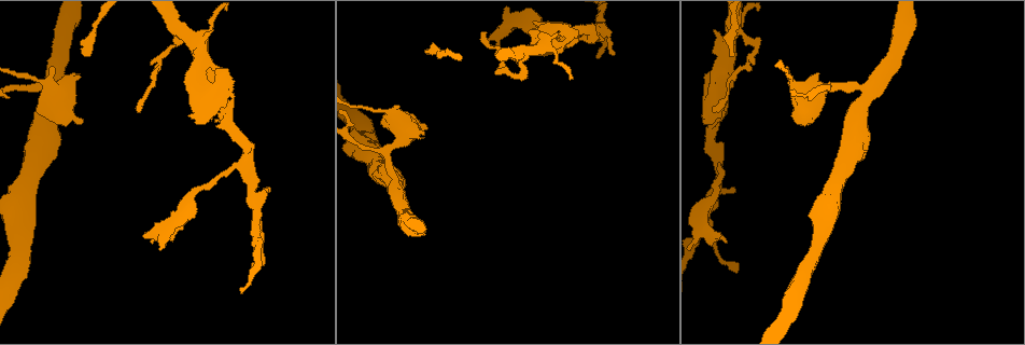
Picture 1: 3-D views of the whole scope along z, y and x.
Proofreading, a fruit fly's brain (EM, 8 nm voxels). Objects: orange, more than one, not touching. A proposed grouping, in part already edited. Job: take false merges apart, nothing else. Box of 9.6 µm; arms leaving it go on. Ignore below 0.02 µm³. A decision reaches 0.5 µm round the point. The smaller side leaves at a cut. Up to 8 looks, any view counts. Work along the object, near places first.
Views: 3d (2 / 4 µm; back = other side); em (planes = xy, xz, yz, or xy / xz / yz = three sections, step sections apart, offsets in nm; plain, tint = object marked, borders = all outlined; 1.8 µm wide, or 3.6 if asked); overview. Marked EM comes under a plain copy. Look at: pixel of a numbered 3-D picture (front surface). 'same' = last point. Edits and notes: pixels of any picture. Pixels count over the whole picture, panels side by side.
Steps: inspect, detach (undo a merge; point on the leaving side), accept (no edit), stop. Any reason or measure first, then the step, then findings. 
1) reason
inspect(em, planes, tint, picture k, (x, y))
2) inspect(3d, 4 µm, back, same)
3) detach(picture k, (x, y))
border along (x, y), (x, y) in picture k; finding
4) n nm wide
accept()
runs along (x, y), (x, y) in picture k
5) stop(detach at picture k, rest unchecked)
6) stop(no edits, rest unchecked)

sharp bend
inspect(3d, 2 µm, picture 1, (713, 101))

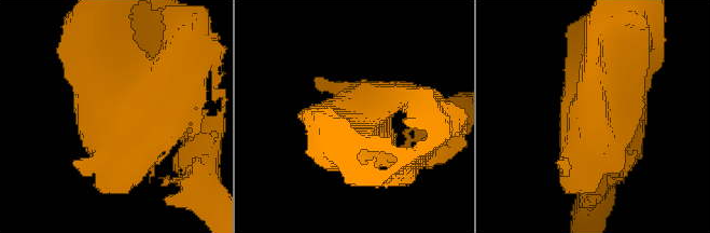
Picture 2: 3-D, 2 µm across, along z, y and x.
need the tissue
inspect(em, planes, tint, picture 2, (363, 122))

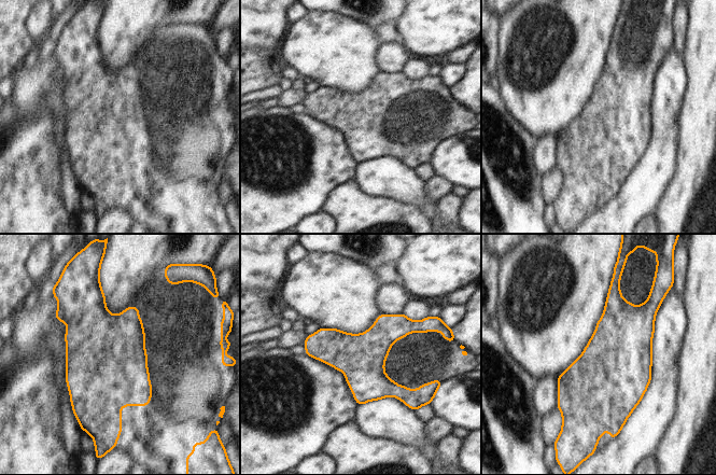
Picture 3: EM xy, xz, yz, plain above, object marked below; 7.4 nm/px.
accept()
one neuron here

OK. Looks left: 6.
two arms in line, one across
inspect(3d, 2 µm, picture 1, (589, 39))

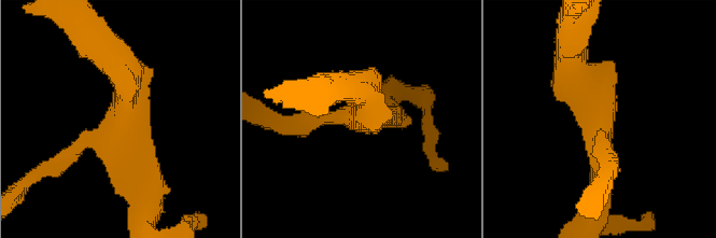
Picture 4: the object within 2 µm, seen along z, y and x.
need the tissue
inspect(em, planes, tint, picture 4, (602, 118))

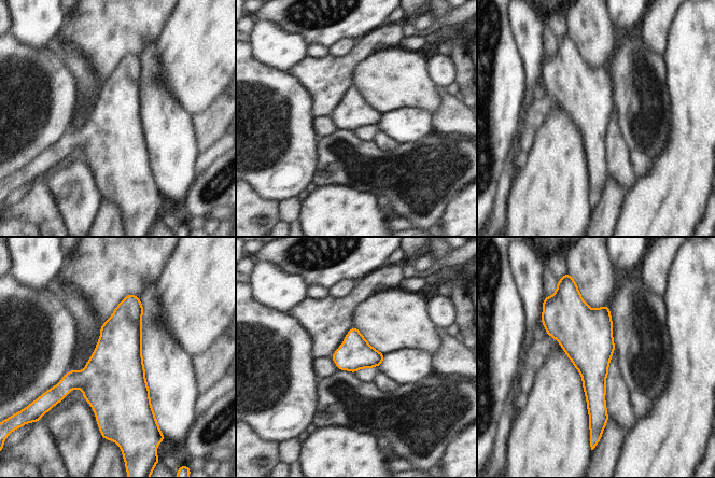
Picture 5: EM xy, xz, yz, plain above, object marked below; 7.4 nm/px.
accept()
continuous, no second neuron

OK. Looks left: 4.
branch point
inspect(em, xy, step 4, tint, picture 1, (375, 160))

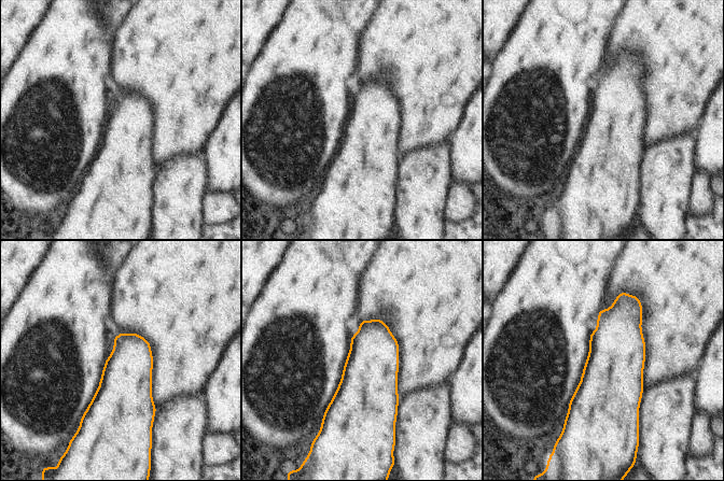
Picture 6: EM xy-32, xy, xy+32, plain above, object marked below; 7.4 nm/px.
inspect(em, planes, tint, same)

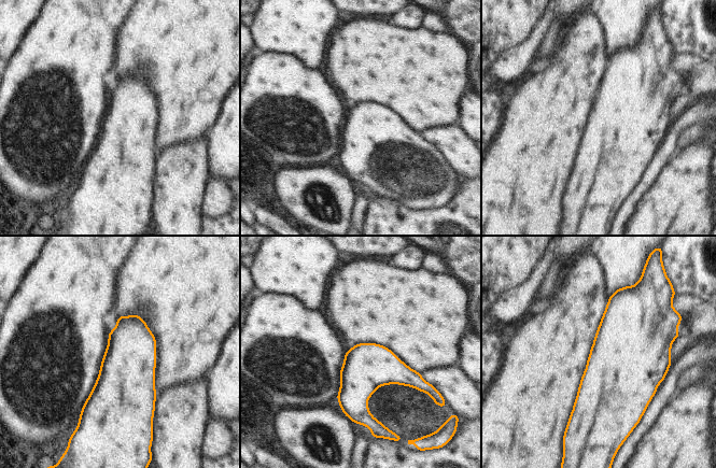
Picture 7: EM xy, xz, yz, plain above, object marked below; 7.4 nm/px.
accept()
all the same neuron

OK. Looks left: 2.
abrupt turn
inspect(em, 3.6 µm, planes, tint, picture 1, (402, 136))

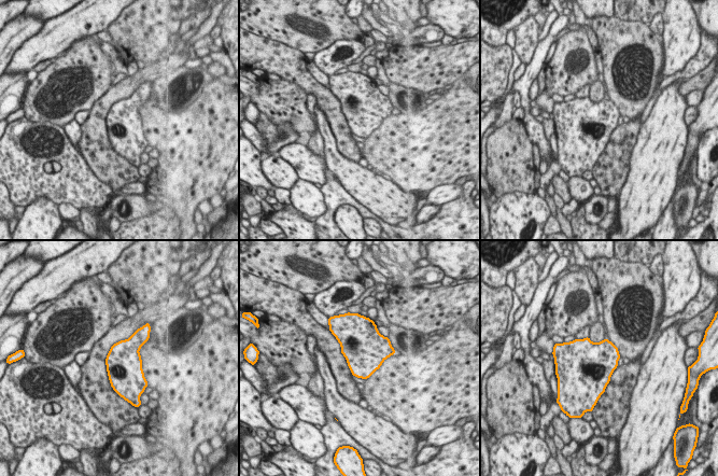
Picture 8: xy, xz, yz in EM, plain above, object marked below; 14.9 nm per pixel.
550 nm wide
accept()
all the same neuron

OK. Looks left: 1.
stop(no edits, rest unchecked)

